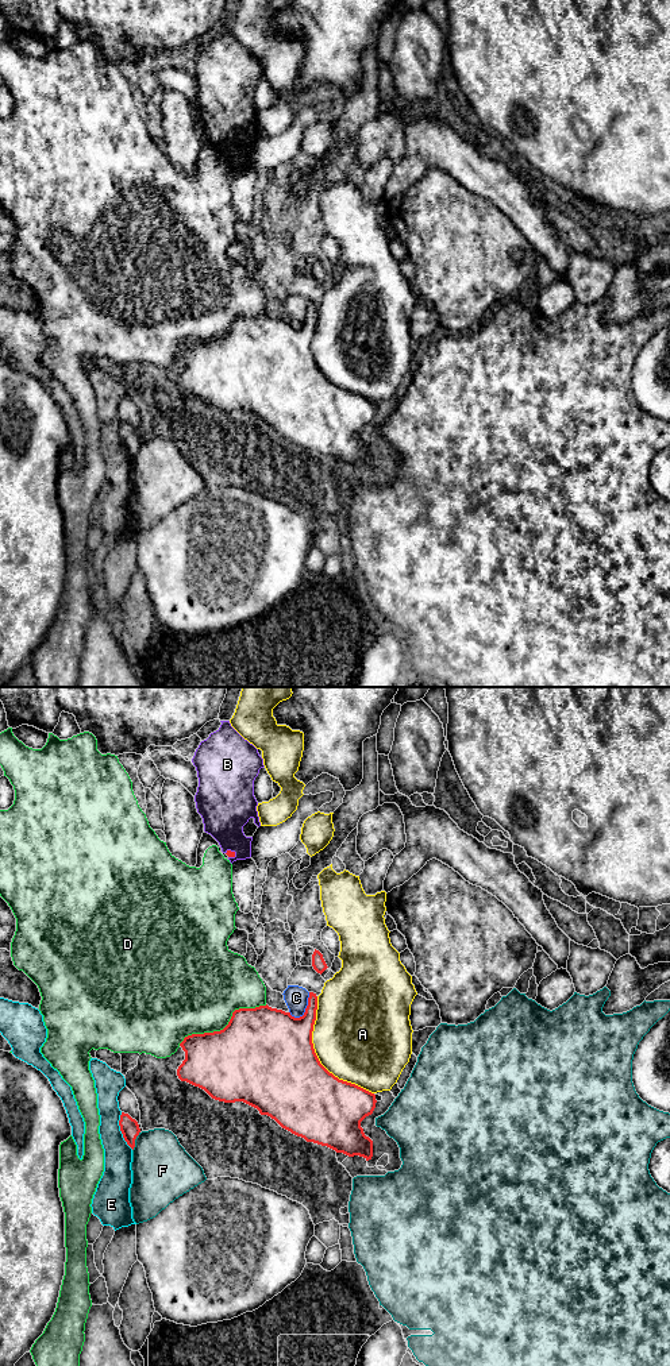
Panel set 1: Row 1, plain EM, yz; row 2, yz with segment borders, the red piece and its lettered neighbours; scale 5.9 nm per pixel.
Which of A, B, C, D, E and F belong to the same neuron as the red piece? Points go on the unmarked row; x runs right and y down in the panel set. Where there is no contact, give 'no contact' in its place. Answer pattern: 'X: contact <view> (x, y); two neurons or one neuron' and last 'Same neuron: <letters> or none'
A: contact yz (316, 365); two neurons
B: contact yz (230, 159); two neurons
C: contact yz (305, 317); two neurons
D: contact yz (226, 335); two neurons
E: contact yz (120, 439); two neurons
F: contact yz (134, 450); two neurons
Same neuron: none

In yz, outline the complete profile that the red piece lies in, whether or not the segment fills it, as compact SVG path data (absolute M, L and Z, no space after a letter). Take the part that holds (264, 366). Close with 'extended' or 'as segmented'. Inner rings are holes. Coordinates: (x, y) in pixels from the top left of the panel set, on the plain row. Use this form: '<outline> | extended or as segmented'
M309 301L308 315L300 327L267 313L239 317L228 333L213 342L192 343L180 352L185 368L177 378L181 390L204 398L212 408L243 410L274 428L282 437L327 455L349 466L373 466L373 449L365 444L361 431L373 422L376 404L330 382L319 370L312 340L317 305Z | as segmented

